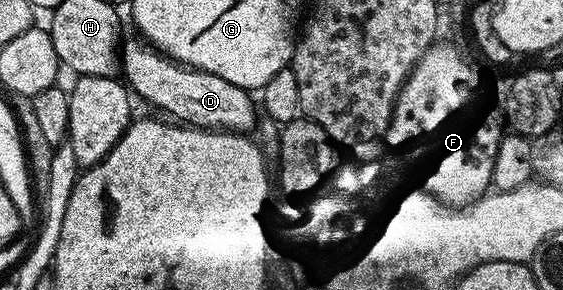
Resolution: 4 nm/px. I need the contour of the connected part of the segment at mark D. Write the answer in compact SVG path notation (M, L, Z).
M136 41L126 46L124 43L119 50L120 73L125 73L123 81L136 97L138 94L143 101L162 110L165 113L162 115L199 130L249 132L256 127L259 110L253 107L254 95L250 91L239 88L239 84L231 84L231 80L223 80L223 76L168 58L144 41Z

